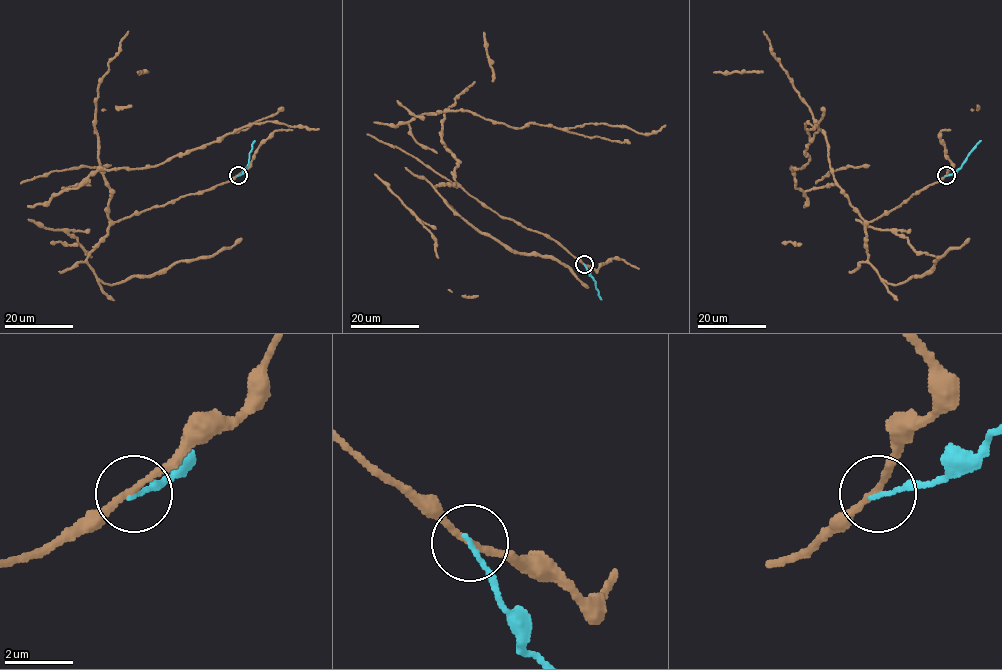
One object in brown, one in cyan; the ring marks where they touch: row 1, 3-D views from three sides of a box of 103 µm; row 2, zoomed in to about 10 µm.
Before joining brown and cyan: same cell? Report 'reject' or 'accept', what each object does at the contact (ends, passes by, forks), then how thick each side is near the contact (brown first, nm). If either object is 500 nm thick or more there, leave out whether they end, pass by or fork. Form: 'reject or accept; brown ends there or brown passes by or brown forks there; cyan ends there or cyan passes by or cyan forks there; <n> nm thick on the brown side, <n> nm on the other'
reject; brown passes by; cyan ends there; 170 nm thick on the brown side, 120 nm on the other

